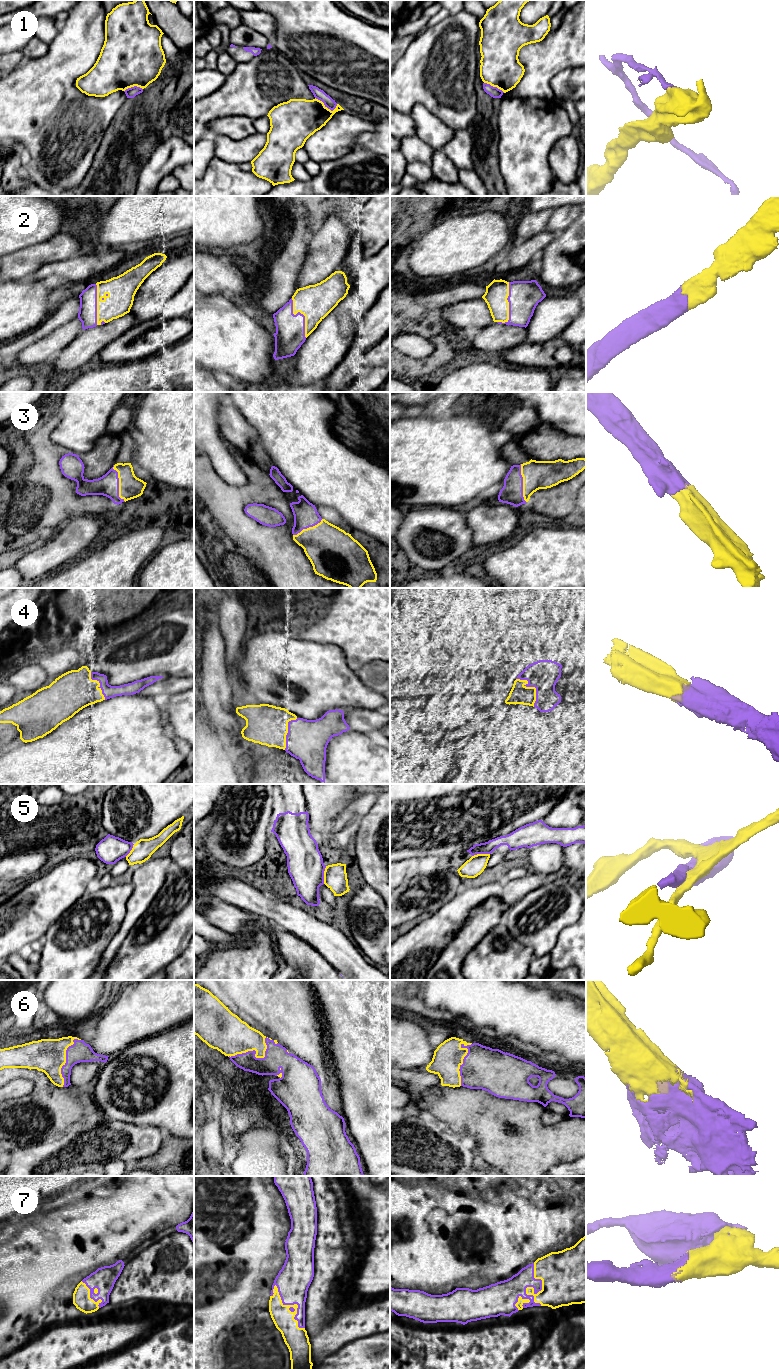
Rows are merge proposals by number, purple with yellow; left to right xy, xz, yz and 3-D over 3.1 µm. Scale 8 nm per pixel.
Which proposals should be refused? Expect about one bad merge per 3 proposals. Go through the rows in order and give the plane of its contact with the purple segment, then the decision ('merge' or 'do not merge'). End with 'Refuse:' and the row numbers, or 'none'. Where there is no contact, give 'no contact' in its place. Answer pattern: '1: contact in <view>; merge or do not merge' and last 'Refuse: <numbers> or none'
1: contact in xz; do not merge
2: contact in yz; merge
3: contact in xy; merge
4: contact in yz; merge
5: contact in xz; do not merge
6: contact in xz; merge
7: contact in xz; merge
Refuse: 1, 5

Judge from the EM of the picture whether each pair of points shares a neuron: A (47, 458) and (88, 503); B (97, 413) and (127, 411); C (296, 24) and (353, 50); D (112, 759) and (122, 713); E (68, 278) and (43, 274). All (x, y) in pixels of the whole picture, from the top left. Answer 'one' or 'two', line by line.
A: one
B: two
C: one
D: one
E: one

